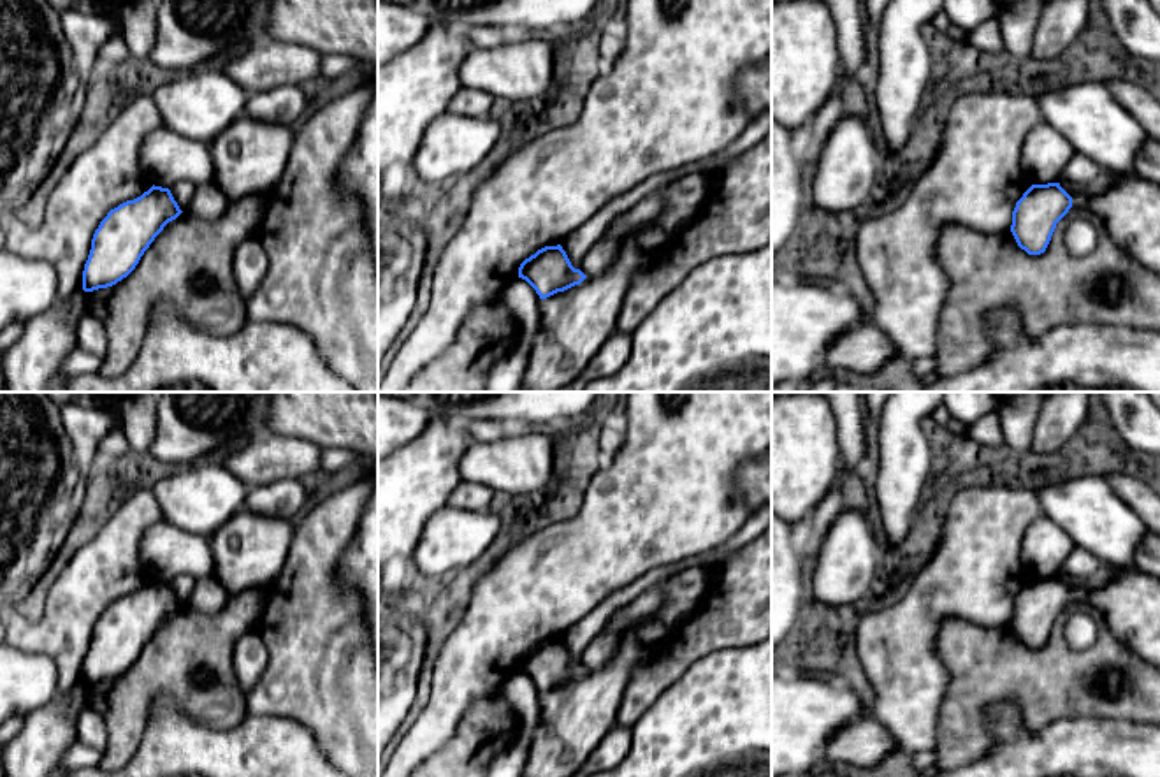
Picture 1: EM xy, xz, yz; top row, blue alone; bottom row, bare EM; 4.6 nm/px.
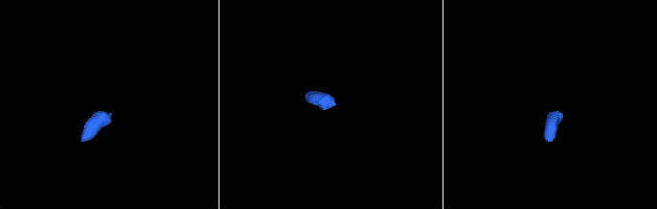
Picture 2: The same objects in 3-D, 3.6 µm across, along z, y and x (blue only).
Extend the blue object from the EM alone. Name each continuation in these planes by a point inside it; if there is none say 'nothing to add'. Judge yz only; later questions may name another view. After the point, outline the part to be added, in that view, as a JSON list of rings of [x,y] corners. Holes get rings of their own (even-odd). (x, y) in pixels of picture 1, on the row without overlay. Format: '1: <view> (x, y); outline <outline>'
1: yz (1130, 603); outline [[[1125,564],[1107,585],[1072,591],[1072,601],[1097,608],[1118,640],[1160,670],[1160,578]]]

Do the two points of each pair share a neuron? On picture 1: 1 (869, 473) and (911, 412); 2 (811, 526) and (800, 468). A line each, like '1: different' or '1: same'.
1: different
2: different

